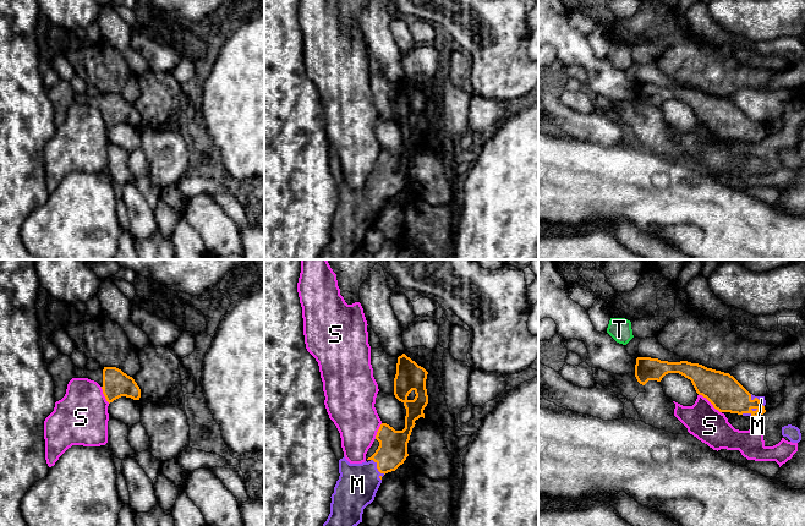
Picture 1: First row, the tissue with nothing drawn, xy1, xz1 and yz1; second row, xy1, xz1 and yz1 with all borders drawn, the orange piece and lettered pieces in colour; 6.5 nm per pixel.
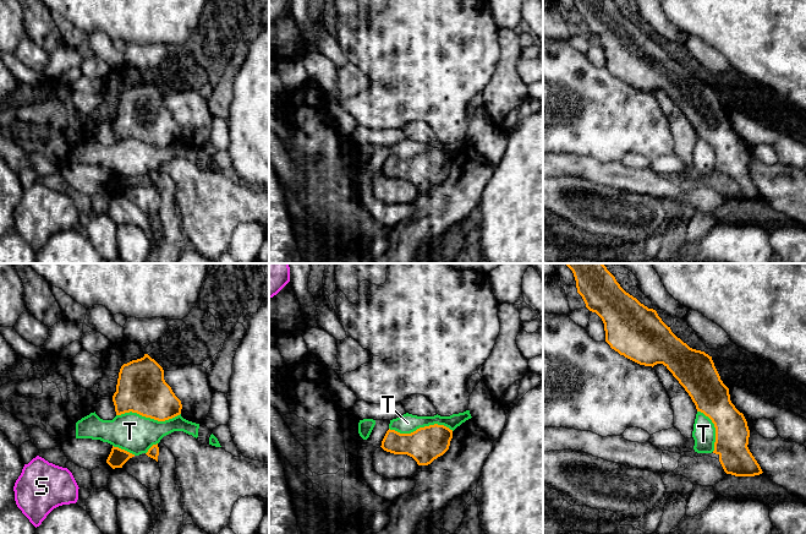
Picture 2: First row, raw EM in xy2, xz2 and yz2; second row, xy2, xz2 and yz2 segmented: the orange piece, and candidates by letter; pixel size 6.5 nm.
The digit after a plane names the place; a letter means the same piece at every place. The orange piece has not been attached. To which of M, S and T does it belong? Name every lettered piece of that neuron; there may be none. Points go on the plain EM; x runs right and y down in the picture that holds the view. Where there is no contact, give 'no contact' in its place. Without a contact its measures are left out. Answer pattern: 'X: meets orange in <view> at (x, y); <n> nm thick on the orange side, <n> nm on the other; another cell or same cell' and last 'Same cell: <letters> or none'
M: meets orange in xz1 at (378, 196); 200 nm thick on the orange side, 260 nm on the other; same cell
S: meets orange in yz1 at (710, 127); 220 nm thick on the orange side, 240 nm on the other; another cell
T: meets orange in xy2 at (148, 142); 320 nm thick on the orange side, 260 nm on the other; another cell
Same cell: M

